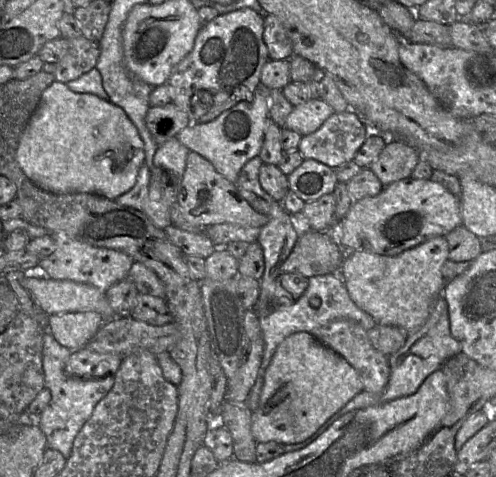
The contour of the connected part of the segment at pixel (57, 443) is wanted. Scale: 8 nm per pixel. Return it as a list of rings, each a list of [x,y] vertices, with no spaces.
[[[45,332],[42,349],[44,387],[50,390],[51,400],[36,421],[45,434],[47,447],[61,452],[66,460],[71,455],[76,435],[92,415],[97,403],[111,390],[115,381],[114,375],[102,379],[80,379],[68,376],[65,365],[72,352],[62,346],[49,332]]]

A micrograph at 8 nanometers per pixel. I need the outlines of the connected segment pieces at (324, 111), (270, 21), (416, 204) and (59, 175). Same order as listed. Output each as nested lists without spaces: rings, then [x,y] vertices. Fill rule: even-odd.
[[[309,99],[293,107],[285,121],[285,127],[301,136],[313,133],[332,115],[334,109],[324,100]]]
[[[264,14],[263,41],[269,58],[272,60],[288,60],[293,55],[292,41],[280,20],[273,14]]]
[[[412,177],[396,181],[373,197],[352,203],[339,223],[337,242],[344,250],[367,250],[394,256],[462,225],[460,198],[441,183]]]
[[[54,80],[42,93],[39,105],[19,140],[17,162],[39,188],[54,194],[88,193],[115,200],[133,188],[145,162],[144,142],[126,112],[95,94],[72,91]]]

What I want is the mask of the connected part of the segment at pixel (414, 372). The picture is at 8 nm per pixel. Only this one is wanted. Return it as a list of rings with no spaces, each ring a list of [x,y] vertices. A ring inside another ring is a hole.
[[[441,295],[431,309],[431,313],[424,324],[416,331],[410,332],[407,335],[407,339],[403,346],[397,350],[395,353],[388,356],[389,358],[389,366],[390,366],[390,376],[387,385],[380,393],[371,393],[365,390],[362,390],[358,394],[356,394],[350,401],[346,403],[346,405],[341,408],[338,412],[336,412],[333,416],[331,416],[311,437],[308,439],[294,443],[294,444],[285,444],[283,446],[284,453],[292,452],[296,450],[300,450],[315,440],[320,434],[322,434],[336,419],[338,419],[343,414],[354,411],[357,409],[377,405],[380,403],[384,403],[387,401],[394,400],[396,398],[400,398],[403,396],[409,396],[414,394],[423,381],[434,371],[440,369],[445,361],[441,360],[437,357],[429,357],[429,358],[422,358],[420,356],[415,355],[412,352],[412,346],[423,336],[425,336],[439,321],[441,315],[444,311],[447,310],[447,304]]]

